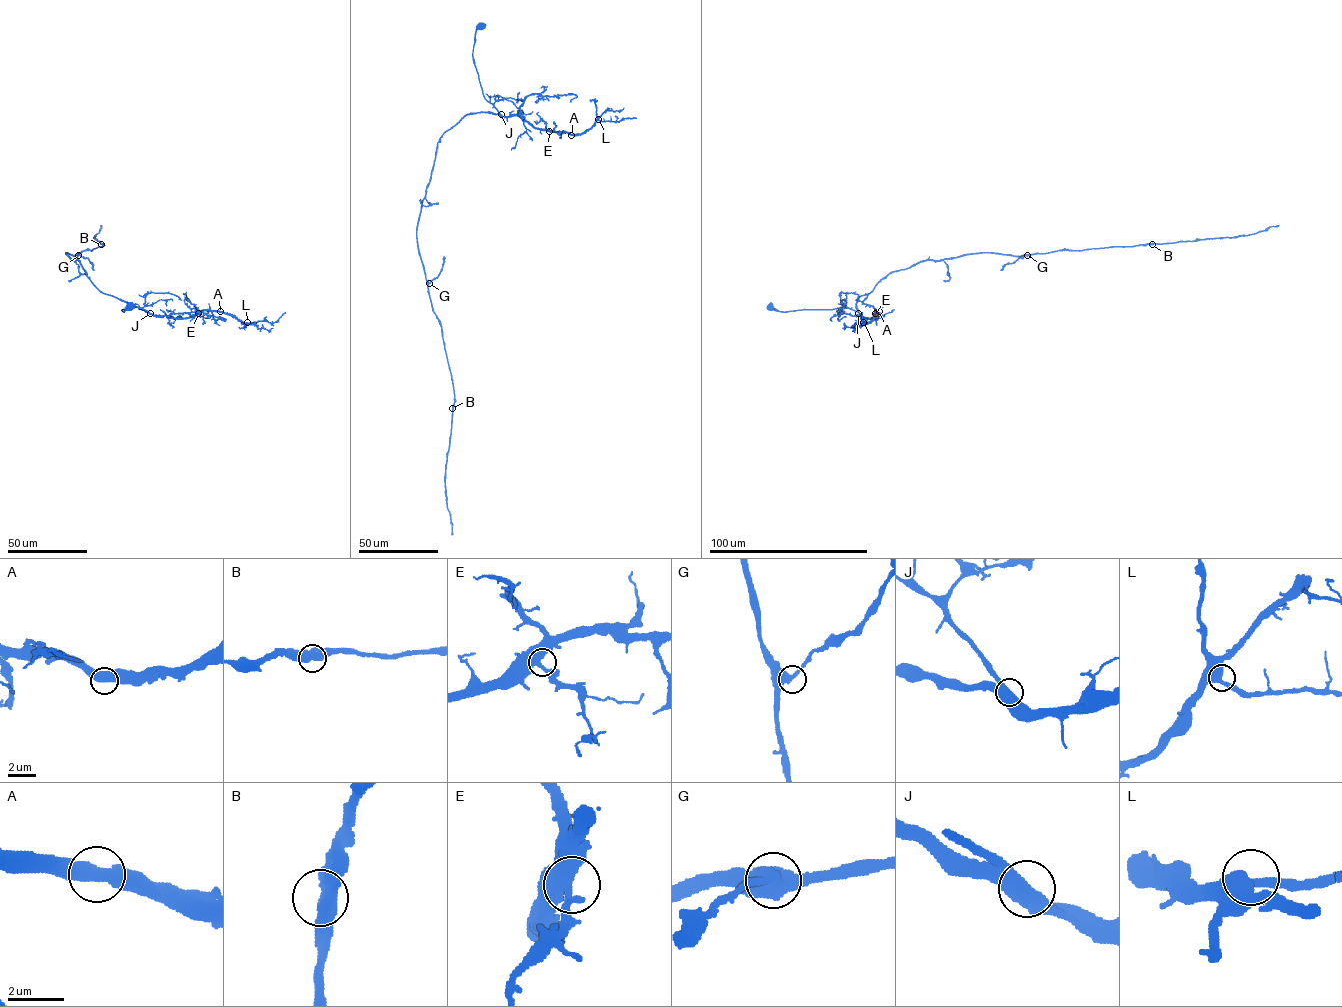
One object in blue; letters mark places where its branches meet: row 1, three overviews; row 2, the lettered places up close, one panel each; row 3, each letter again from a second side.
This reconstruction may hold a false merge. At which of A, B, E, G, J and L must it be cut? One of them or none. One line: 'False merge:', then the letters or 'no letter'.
False merge: no letter

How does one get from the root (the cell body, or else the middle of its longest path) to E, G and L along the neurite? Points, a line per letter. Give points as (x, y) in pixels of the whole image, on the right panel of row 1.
E: (770, 305), (783, 311), (845, 307), (857, 311), (861, 317), (871, 318), (875, 313)
G: (770, 305), (783, 311), (841, 307), (857, 311), (857, 299), (888, 274), (920, 262), (978, 253), (1027, 255)
L: (770, 305), (783, 311), (845, 307), (867, 318), (871, 318), (876, 310), (878, 312), (869, 322), (863, 322)

